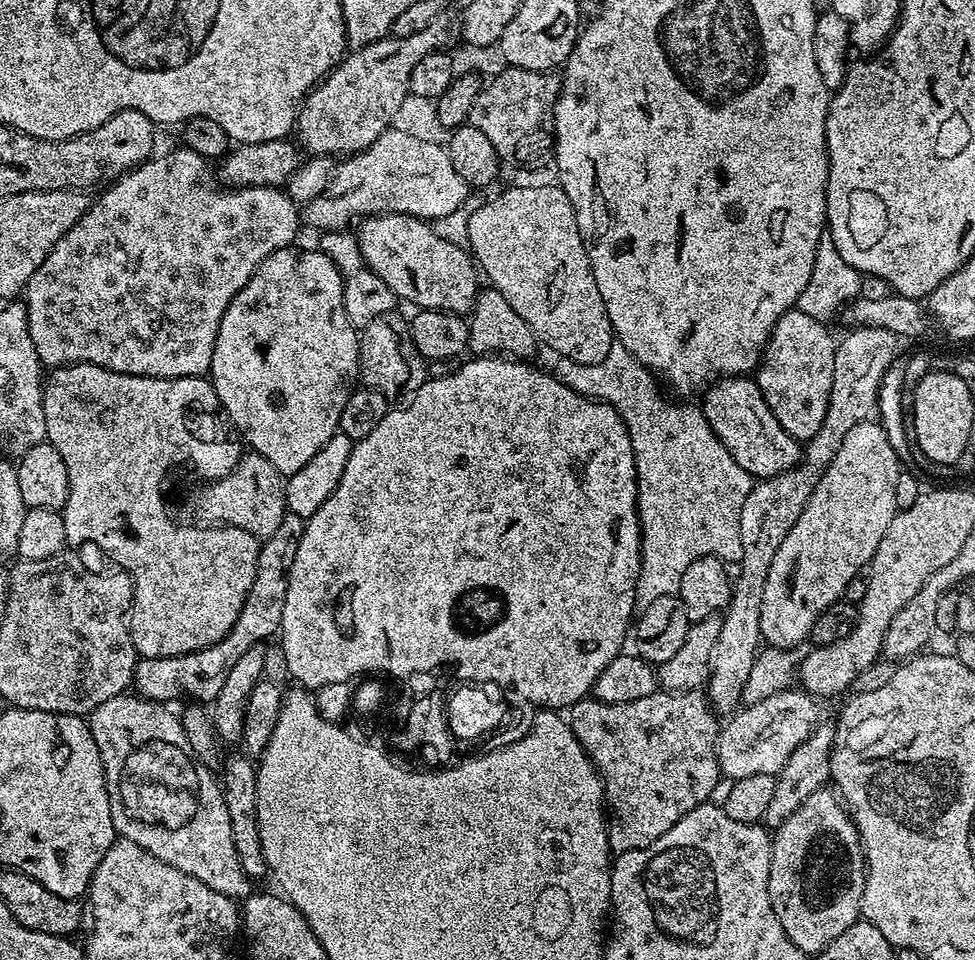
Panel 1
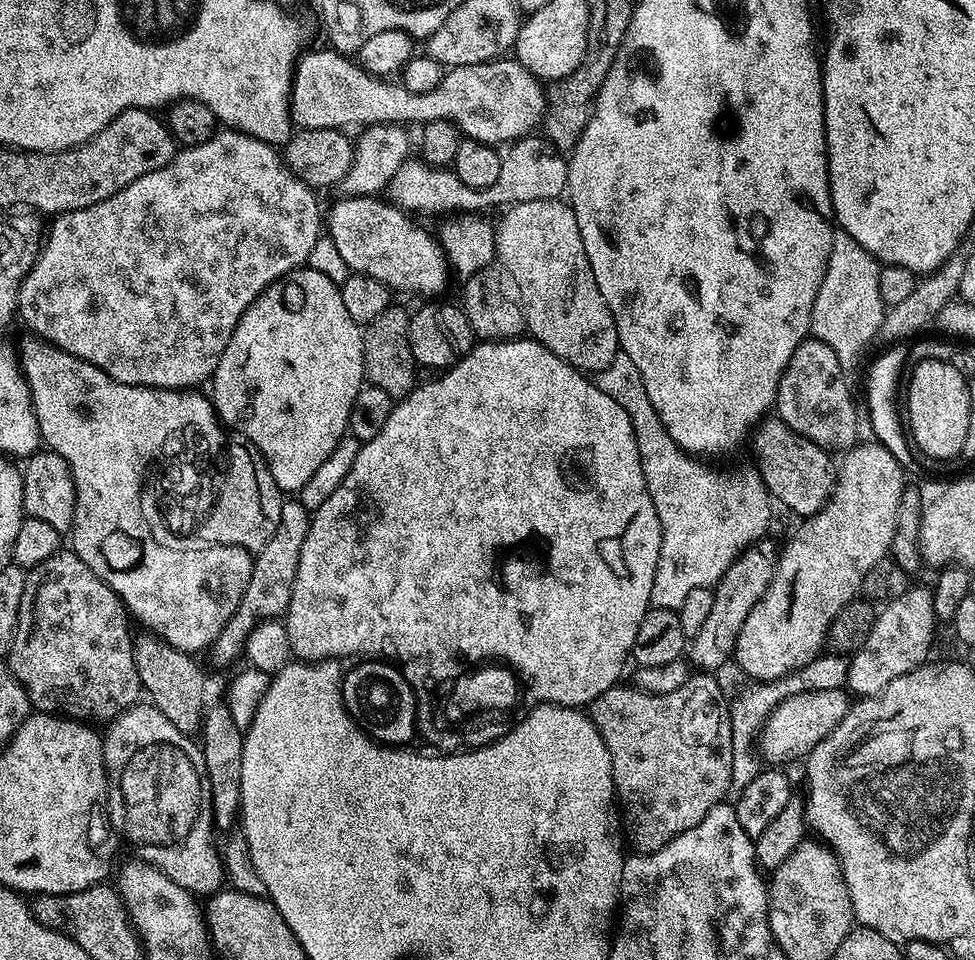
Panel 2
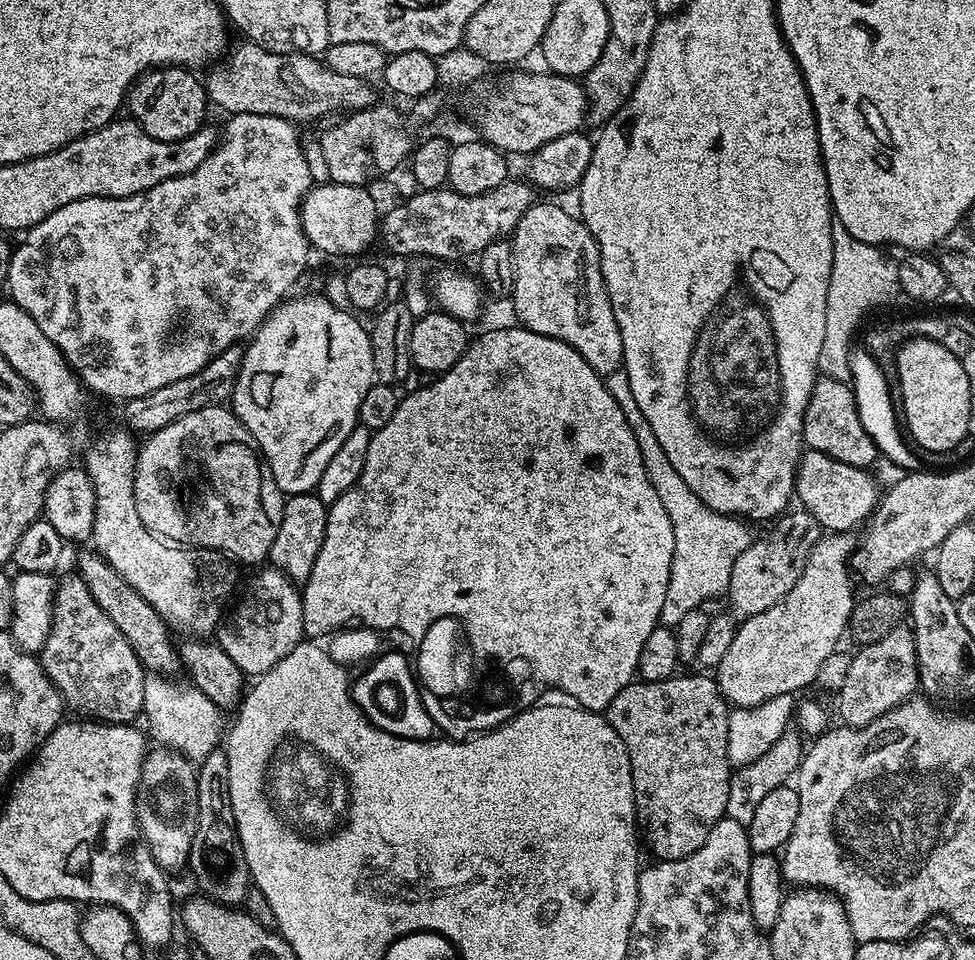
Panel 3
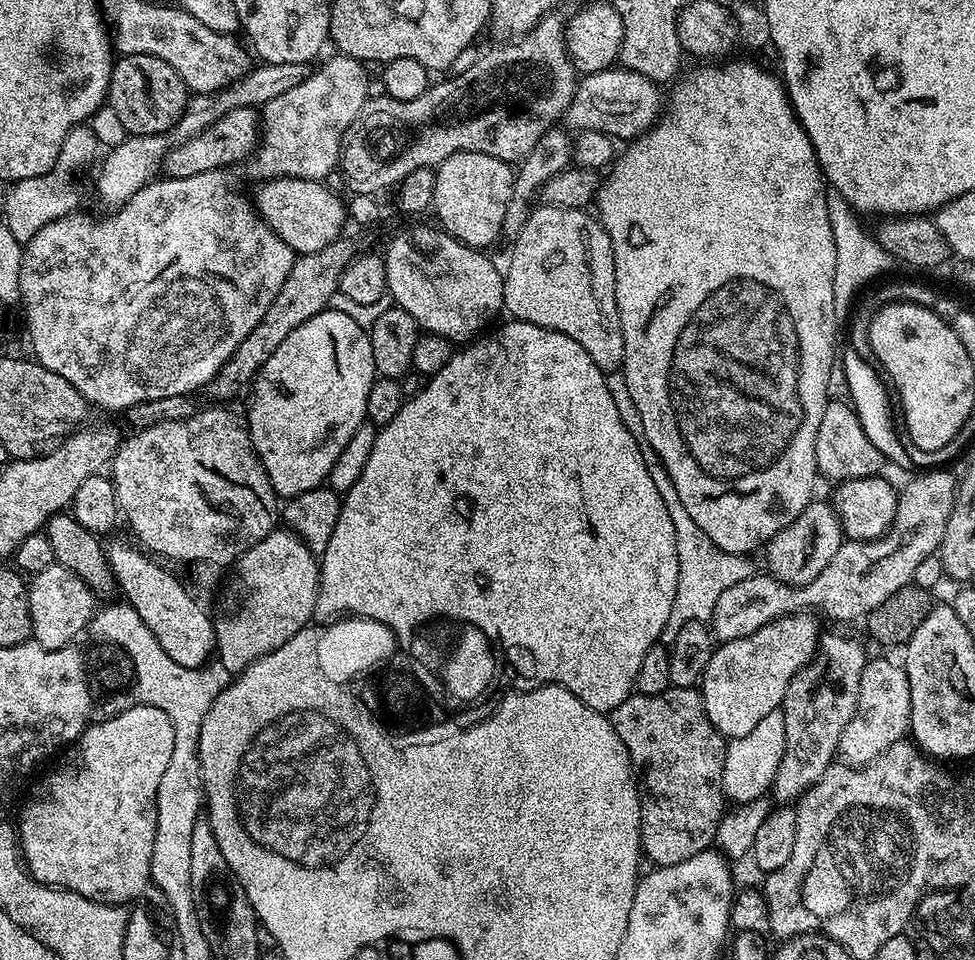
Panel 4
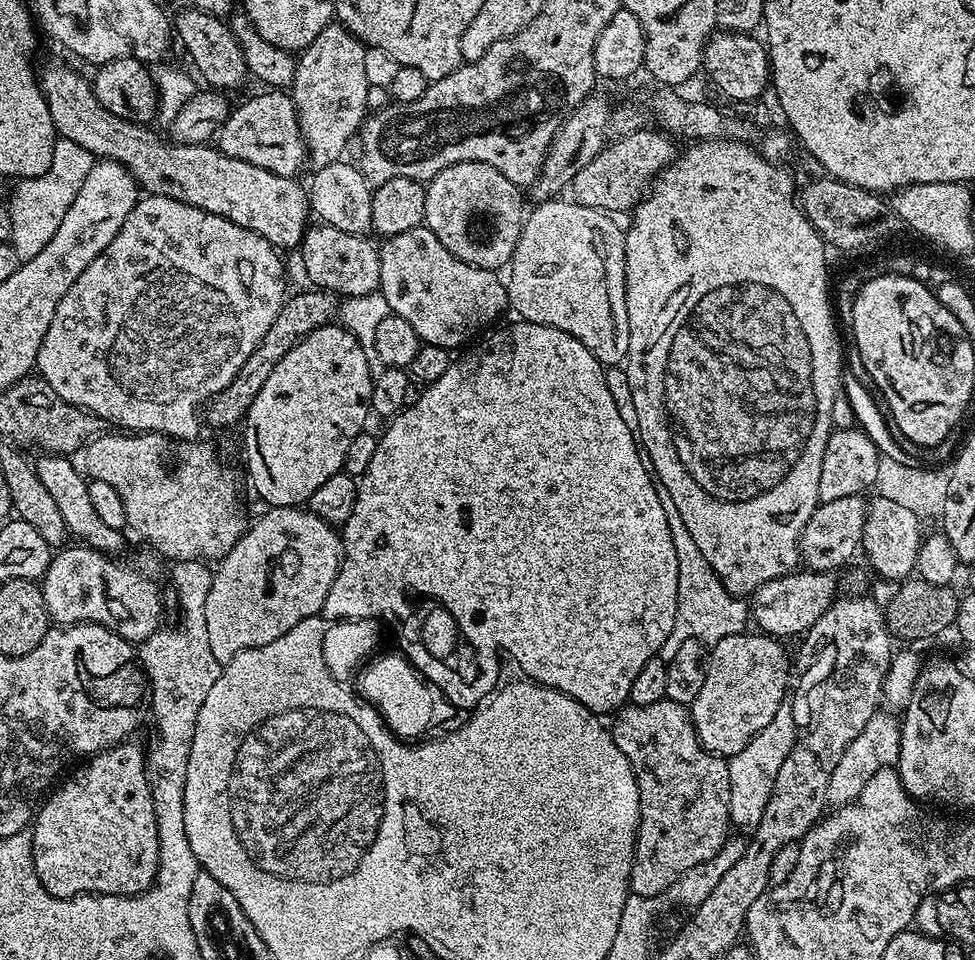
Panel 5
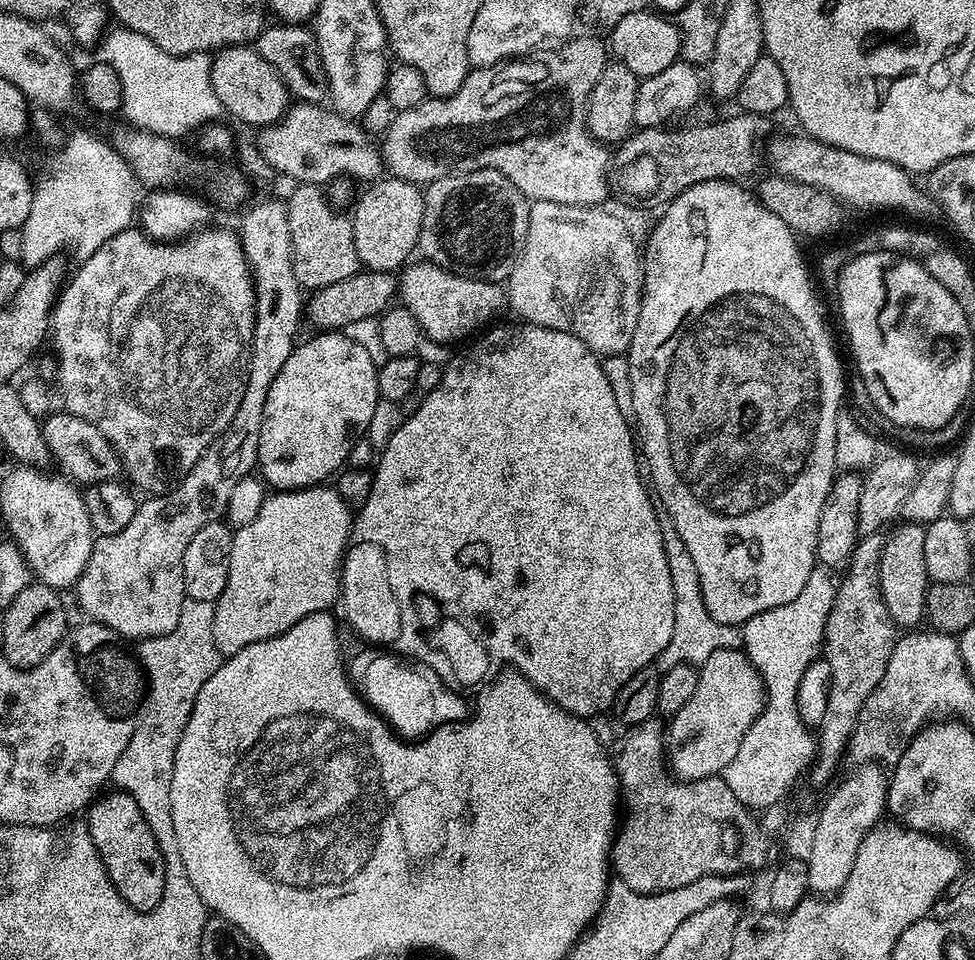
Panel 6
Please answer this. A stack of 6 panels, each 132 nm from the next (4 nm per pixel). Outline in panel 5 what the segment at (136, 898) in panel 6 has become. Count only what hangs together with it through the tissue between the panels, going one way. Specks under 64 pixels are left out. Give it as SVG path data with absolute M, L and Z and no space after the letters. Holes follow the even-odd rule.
M132 743L115 744L105 752L87 757L75 769L77 772L69 780L61 779L58 787L49 791L39 805L30 828L34 870L50 895L63 900L77 894L138 896L148 891L150 882L155 881L162 849L148 781L148 761L145 749Z

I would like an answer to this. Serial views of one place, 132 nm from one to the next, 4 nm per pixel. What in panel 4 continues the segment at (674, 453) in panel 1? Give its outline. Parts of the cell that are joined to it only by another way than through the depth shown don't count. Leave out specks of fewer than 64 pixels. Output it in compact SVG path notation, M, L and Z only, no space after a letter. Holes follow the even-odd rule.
M623 371L609 372L606 379L610 394L614 398L614 406L618 406L618 414L622 414L622 422L638 442L646 466L650 470L650 478L654 478L654 486L658 486L658 494L662 494L670 518L674 522L678 550L678 590L674 594L674 606L670 610L670 618L666 622L663 634L663 639L670 642L678 634L678 630L686 626L686 622L711 621L714 606L718 606L718 598L721 597L722 592L734 586L734 582L742 582L742 578L750 578L754 574L754 568L748 556L730 554L714 546L709 536L702 534L702 530L698 530L694 518L690 518L686 506L682 506L682 498L678 498L678 490L674 490L674 482L670 482L670 474L666 474L658 454L650 446L650 438L646 438L646 426L642 426L642 414L638 414L638 406L634 406L634 398L630 398L630 390L626 390Z

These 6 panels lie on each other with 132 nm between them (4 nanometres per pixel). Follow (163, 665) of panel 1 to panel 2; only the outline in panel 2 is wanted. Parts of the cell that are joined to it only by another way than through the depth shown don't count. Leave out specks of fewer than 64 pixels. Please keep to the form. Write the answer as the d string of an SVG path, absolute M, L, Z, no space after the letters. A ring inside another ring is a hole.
M285 499L282 506L282 514L278 518L278 530L274 530L274 538L270 538L270 542L266 542L266 546L262 546L260 552L255 553L252 561L252 573L250 574L250 582L246 586L246 594L242 594L242 602L238 602L238 610L231 616L229 622L220 631L218 638L210 646L208 655L210 654L211 662L218 668L226 668L232 665L239 657L243 657L247 649L248 638L251 636L256 625L265 623L269 620L276 620L283 617L290 606L290 594L292 593L292 583L296 577L298 570L298 558L302 550L302 544L306 542L306 534L313 517L306 510L306 506L300 504L299 499Z

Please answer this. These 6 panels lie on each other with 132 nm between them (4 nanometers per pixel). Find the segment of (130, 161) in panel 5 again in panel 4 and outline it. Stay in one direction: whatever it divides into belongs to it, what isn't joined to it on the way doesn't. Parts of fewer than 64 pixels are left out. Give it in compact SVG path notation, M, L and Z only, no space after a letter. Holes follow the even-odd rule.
M277 176L275 180L266 180L254 195L256 211L274 232L290 246L293 253L303 254L322 250L322 246L330 246L330 242L340 239L345 231L346 204L340 201L327 187L327 183L319 180L303 180L289 176Z

